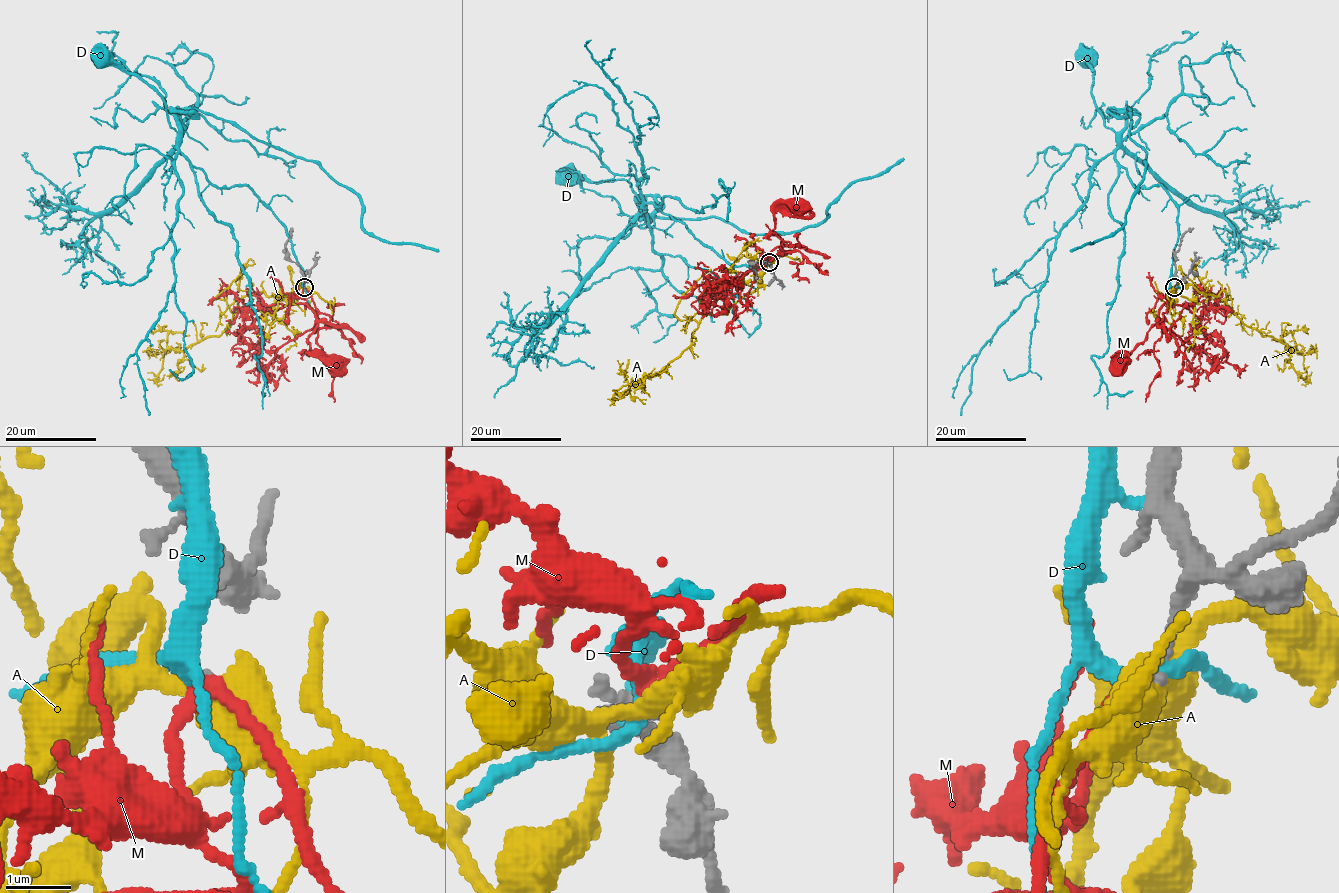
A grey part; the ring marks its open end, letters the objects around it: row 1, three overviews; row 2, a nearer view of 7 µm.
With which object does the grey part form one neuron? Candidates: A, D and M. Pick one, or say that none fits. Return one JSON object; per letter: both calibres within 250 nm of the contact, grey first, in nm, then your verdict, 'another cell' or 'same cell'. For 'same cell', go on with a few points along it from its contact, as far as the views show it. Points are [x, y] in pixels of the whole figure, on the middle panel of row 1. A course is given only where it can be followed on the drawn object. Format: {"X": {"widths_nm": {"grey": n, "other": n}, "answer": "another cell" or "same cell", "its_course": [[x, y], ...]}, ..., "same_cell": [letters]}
{"A": {"widths_nm": {"grey": 190, "other": 360}, "answer": "another cell"}, "D": {"widths_nm": {"grey": 190, "other": 220}, "answer": "another cell"}, "M": {"widths_nm": {"grey": 190, "other": 190}, "answer": "same cell", "its_course": [[769, 263], [777, 255], [795, 251], [772, 232], [774, 214], [784, 205], [795, 202], [799, 205]]}, "same_cell": ["M"]}

